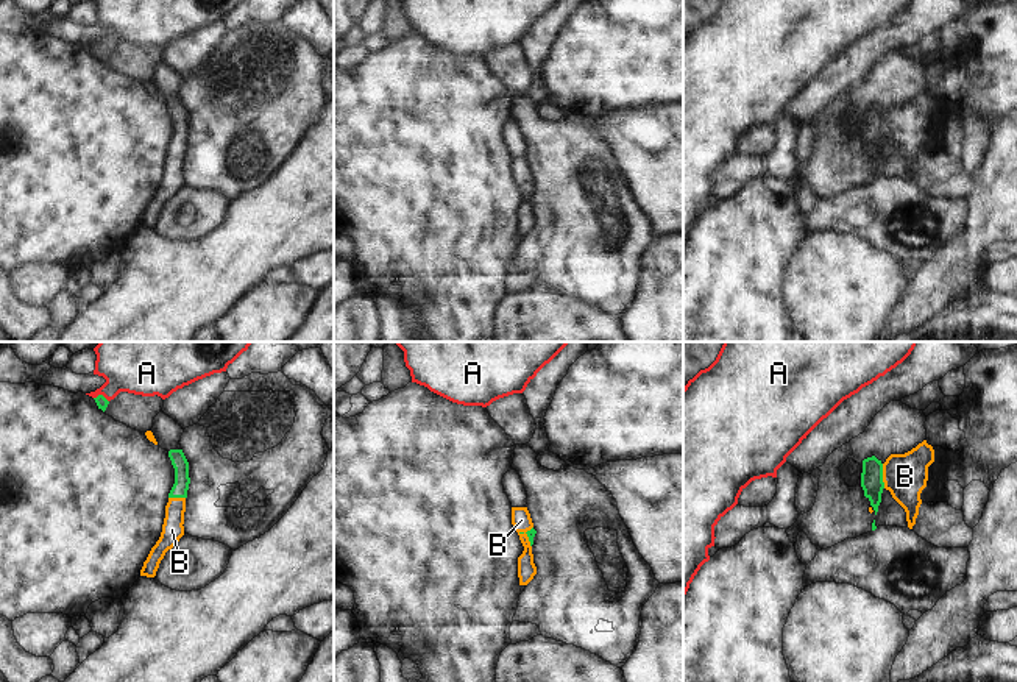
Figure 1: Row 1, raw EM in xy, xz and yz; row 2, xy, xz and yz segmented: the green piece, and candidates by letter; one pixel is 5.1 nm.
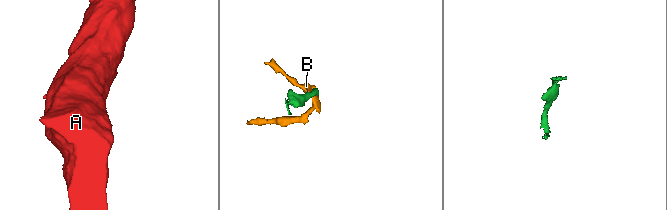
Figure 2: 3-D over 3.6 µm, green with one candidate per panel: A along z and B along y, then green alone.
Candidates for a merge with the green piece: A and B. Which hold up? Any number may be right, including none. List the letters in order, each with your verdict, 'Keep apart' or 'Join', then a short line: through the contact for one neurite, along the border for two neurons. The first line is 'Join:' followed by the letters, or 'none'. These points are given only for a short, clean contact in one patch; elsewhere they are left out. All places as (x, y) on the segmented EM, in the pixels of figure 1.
Join: B
A: Keep apart. Line: xy (94, 397), (102, 395), (108, 401)
B: Join

